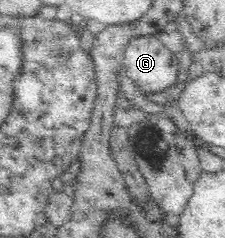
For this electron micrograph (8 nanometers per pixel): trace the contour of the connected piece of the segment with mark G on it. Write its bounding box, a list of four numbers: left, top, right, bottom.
[123,34,180,93]

